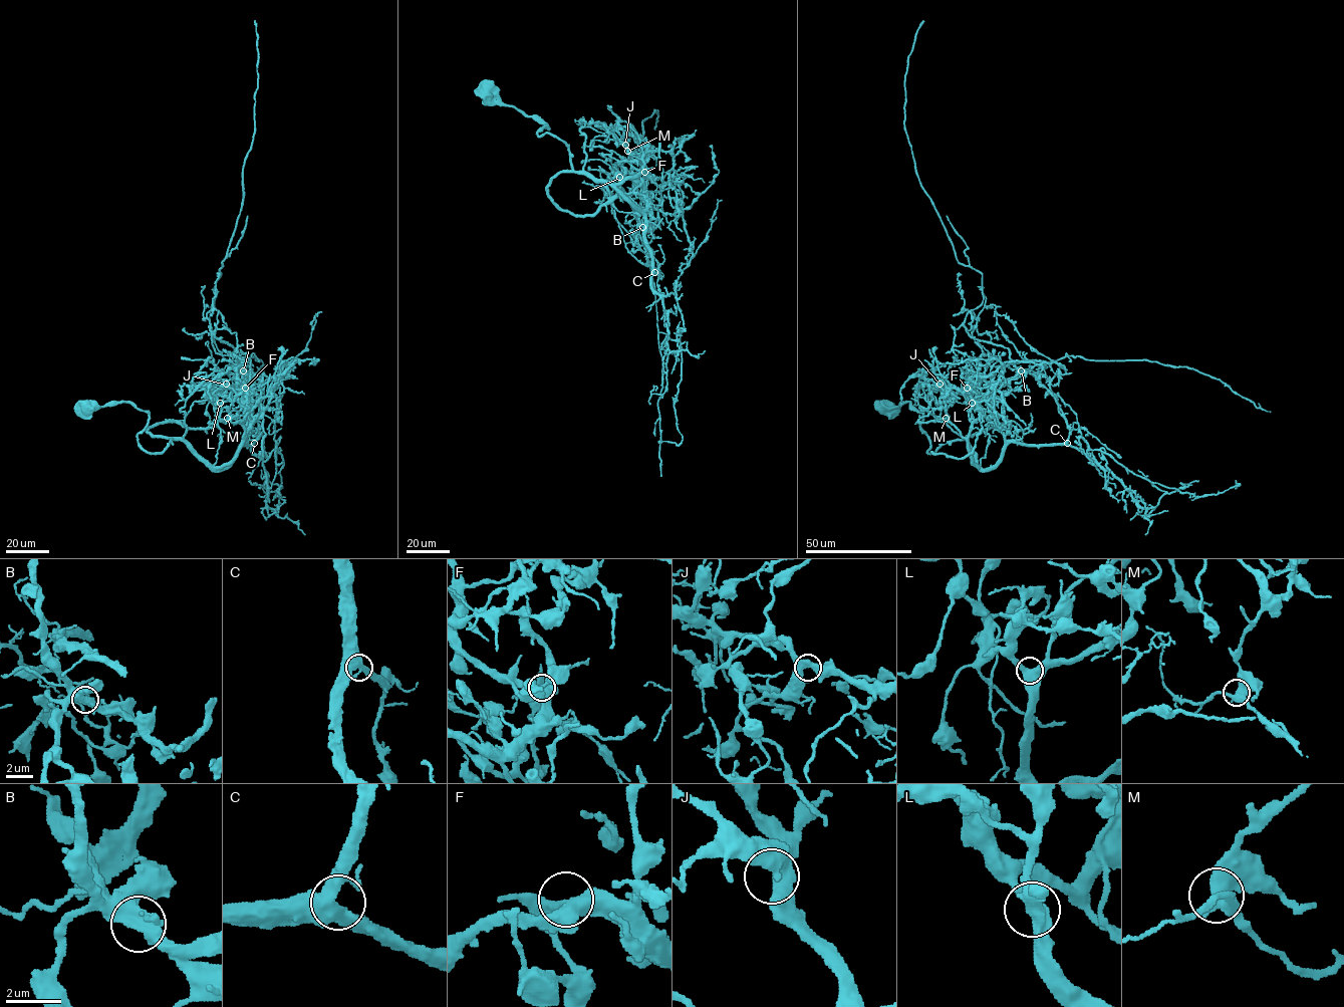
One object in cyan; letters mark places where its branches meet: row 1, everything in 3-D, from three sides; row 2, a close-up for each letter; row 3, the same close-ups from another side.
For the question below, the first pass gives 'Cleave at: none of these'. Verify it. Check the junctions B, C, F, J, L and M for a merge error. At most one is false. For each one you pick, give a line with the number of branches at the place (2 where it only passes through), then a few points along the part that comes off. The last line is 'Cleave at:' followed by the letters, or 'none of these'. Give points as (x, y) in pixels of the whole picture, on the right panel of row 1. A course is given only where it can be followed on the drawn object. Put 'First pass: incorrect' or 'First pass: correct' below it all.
B: Branches: 3. Course of the part to remove: (1021, 371), (1008, 348), (969, 335), (982, 274), (956, 258), (918, 179), (904, 76), (923, 20)
Cleave at: B
First pass: incorrect

